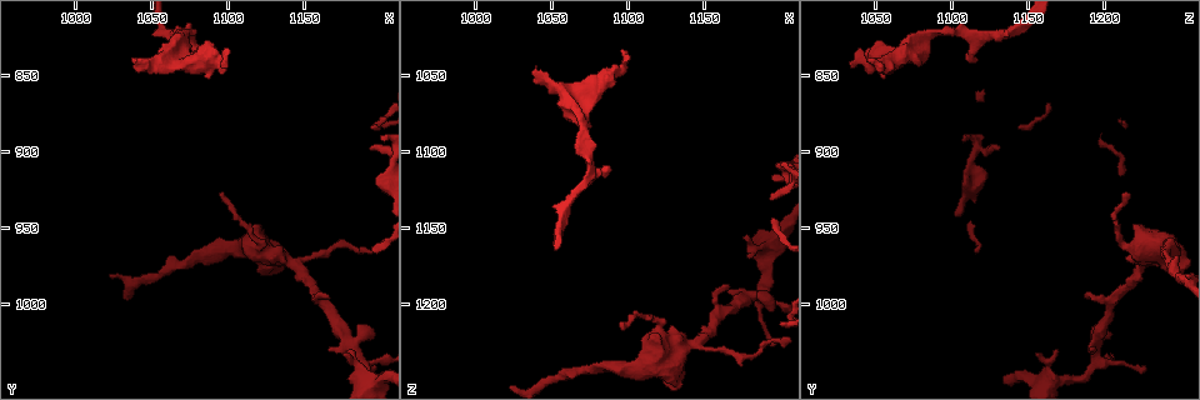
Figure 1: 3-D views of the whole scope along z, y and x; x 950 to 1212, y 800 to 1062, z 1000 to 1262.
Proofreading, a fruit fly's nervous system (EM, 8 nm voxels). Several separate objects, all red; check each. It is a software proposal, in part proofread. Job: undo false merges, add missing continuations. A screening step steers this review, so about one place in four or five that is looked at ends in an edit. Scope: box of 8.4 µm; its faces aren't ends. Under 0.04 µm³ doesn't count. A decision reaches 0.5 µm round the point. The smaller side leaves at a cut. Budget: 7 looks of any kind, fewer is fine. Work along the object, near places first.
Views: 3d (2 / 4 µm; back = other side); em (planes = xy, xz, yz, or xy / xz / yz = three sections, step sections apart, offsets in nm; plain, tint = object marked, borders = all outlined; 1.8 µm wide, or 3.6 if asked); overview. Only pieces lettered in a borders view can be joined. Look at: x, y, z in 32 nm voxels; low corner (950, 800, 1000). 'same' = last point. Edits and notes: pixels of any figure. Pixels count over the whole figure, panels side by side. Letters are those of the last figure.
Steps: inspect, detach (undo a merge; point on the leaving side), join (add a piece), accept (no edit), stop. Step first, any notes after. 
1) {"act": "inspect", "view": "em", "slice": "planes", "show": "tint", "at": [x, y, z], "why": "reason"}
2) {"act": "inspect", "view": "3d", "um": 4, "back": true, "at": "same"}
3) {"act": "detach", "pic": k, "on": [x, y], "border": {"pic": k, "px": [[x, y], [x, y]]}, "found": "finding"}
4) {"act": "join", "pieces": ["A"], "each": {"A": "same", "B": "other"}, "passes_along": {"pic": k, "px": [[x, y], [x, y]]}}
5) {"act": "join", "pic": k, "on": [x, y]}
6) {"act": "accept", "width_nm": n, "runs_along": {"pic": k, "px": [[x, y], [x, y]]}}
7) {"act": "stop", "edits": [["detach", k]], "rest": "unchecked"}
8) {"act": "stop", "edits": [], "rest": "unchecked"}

{"act": "inspect", "view": "3d", "um": 4, "at": [1088, 840, 1112], "why": "branch stops here"}

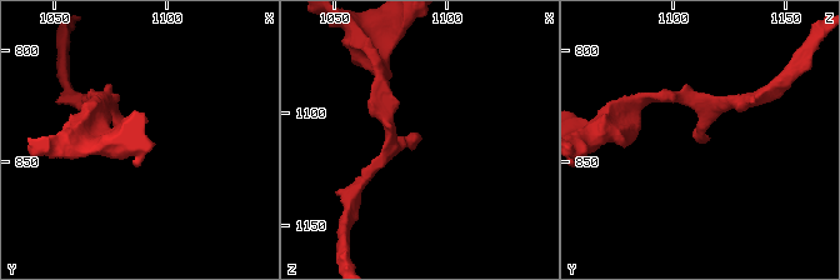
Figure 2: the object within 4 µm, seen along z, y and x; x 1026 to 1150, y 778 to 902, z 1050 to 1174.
{"act": "inspect", "view": "em", "slice": "xy", "step": 4, "show": "plain", "at": [1087, 840, 1110]}

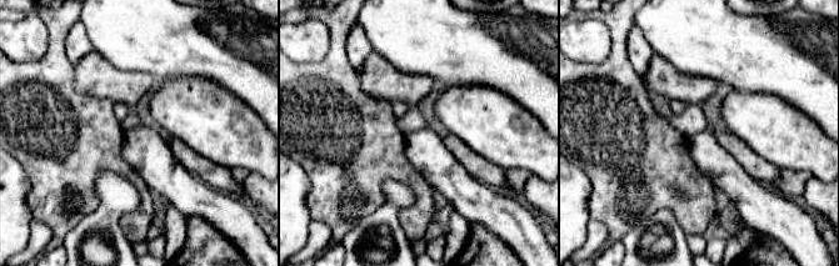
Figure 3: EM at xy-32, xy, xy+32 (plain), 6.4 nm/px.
{"act": "inspect", "view": "em", "slice": "xy", "step": 4, "show": "borders", "at": "same"}

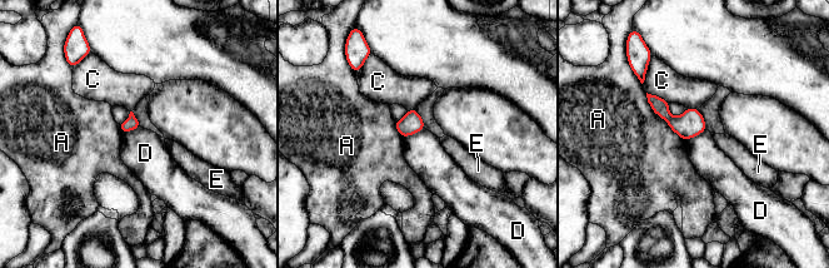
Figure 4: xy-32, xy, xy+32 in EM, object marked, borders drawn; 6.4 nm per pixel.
{"act": "accept", "each": {"A": "other", "C": "other", "D": "other", "E": "other"}, "border": {"pic": 4, "px": [[424, 128], [409, 134], [404, 139]]}, "found": "no lettered piece goes on from it"}

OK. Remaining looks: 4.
{"act": "inspect", "view": "em", "slice": "planes", "show": "tint", "at": [1038, 840, 1042]}

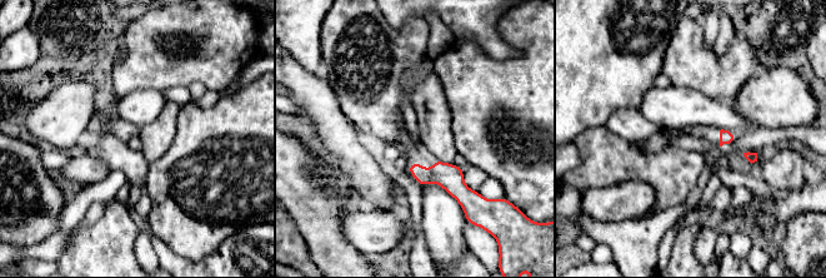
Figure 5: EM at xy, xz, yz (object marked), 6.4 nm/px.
{"act": "inspect", "view": "em", "slice": "planes", "show": "borders", "at": "same"}

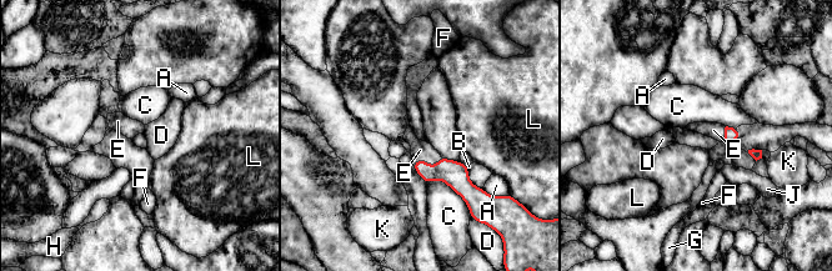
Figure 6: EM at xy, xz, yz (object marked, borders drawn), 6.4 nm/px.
{"act": "join", "pieces": ["E"], "each": {"A": "other", "B": "other", "C": "other", "D": "other", "E": "same", "F": "other", "G": "other", "H": "other", "J": "other", "K": "other", "L": "other"}, "passes_along": {"pic": 6, "px": [[454, 174], [426, 162], [420, 150]]}, "found": "the cell continues"}

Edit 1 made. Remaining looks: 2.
{"act": "stop", "edits": [["join", 6]], "rest": "unchecked"}

